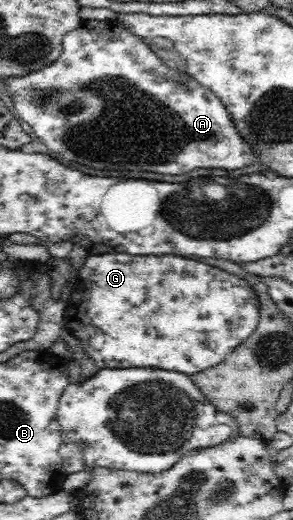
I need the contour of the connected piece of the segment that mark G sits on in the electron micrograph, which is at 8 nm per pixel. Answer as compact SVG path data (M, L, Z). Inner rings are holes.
M88 254L84 266L78 272L77 278L73 281L70 291L70 298L66 302L63 320L65 328L83 344L88 356L94 359L97 368L130 368L130 366L150 366L150 368L162 368L162 370L178 370L184 374L202 372L208 366L220 364L234 348L246 343L257 324L259 323L260 297L254 289L255 279L250 277L240 278L236 274L230 274L222 268L214 268L206 262L182 258L182 256L130 256L130 254Z

